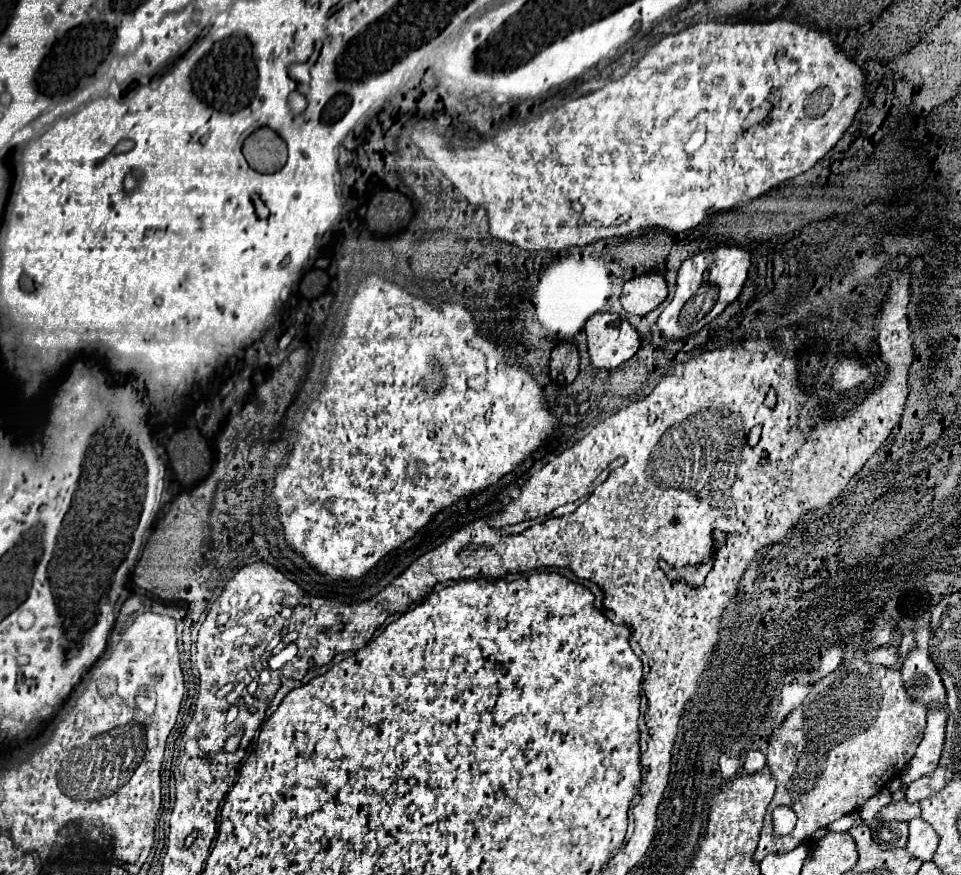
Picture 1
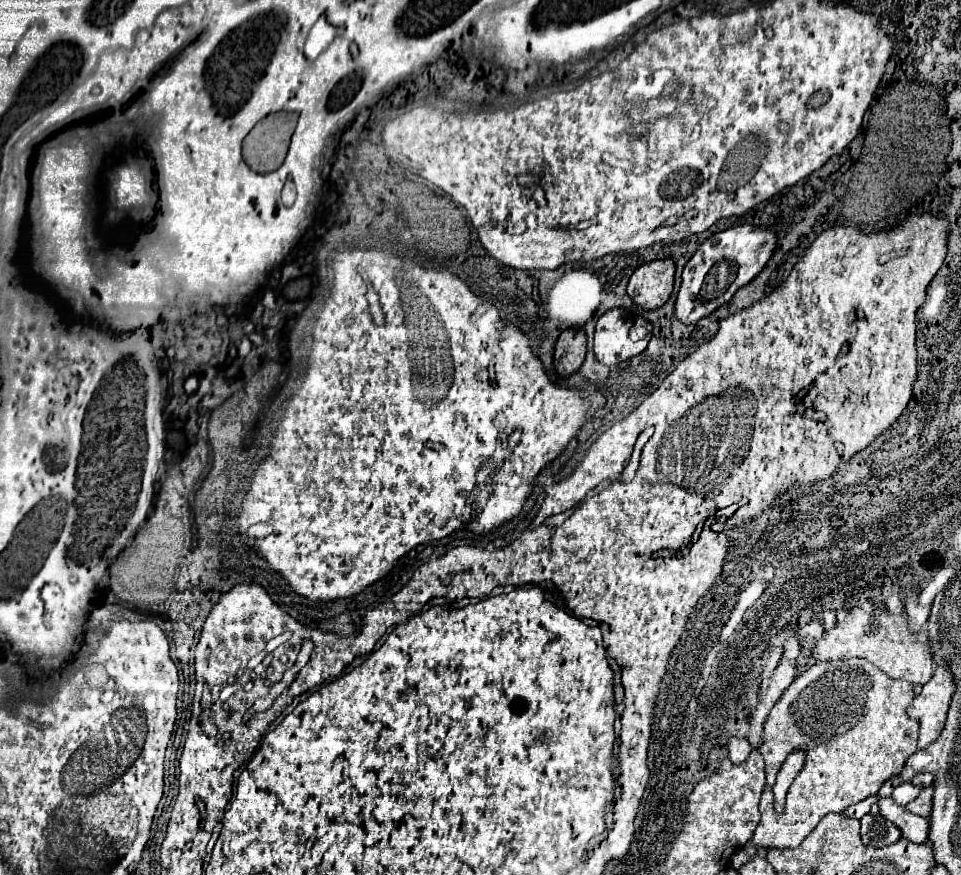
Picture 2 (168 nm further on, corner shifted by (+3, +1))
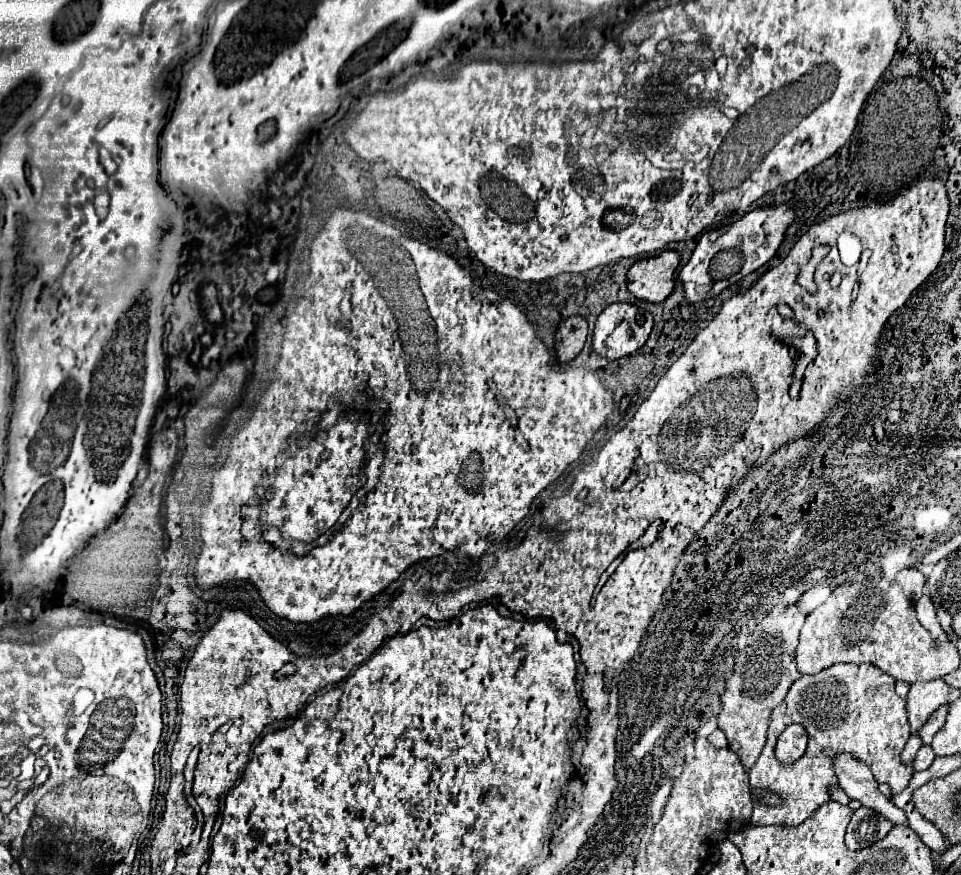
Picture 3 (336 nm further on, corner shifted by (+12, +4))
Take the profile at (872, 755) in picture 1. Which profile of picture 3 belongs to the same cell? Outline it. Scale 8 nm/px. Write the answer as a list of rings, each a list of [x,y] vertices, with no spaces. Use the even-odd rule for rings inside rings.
[[[834,663],[820,673],[800,675],[800,679],[792,683],[782,705],[772,711],[768,741],[750,769],[752,791],[766,789],[780,797],[780,805],[764,805],[762,799],[756,799],[750,825],[796,827],[812,817],[820,805],[830,803],[832,797],[828,795],[828,789],[838,787],[834,771],[834,755],[838,753],[850,753],[866,763],[878,783],[890,783],[892,793],[902,791],[912,775],[910,765],[902,765],[900,761],[900,751],[910,737],[904,703],[906,701],[894,691],[894,679],[874,665]],[[792,723],[800,723],[808,733],[806,753],[792,765],[776,767],[776,739]]]

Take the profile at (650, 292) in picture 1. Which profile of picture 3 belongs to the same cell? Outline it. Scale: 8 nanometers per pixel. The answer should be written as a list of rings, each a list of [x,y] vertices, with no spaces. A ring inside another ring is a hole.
[[[664,251],[656,257],[636,261],[626,275],[628,291],[642,301],[662,303],[674,287],[674,269],[680,263],[680,253]]]

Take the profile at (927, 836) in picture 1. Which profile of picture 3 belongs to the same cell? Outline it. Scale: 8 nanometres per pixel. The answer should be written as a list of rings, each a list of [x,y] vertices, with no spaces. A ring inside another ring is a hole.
[[[840,753],[834,767],[840,787],[850,799],[858,799],[864,807],[880,813],[894,825],[906,825],[906,813],[878,791],[878,783],[864,763],[852,759],[848,753]]]

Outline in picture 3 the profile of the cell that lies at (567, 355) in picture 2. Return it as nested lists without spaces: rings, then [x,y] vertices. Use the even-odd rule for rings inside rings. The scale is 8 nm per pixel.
[[[584,317],[564,319],[554,335],[554,349],[560,363],[572,361],[584,347],[588,335],[588,323]]]

